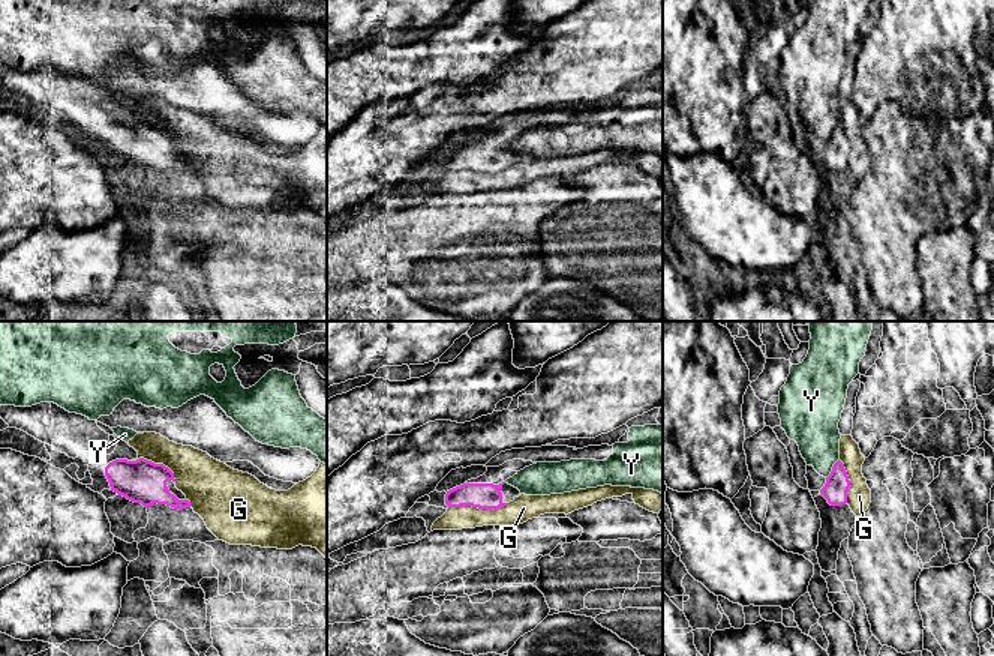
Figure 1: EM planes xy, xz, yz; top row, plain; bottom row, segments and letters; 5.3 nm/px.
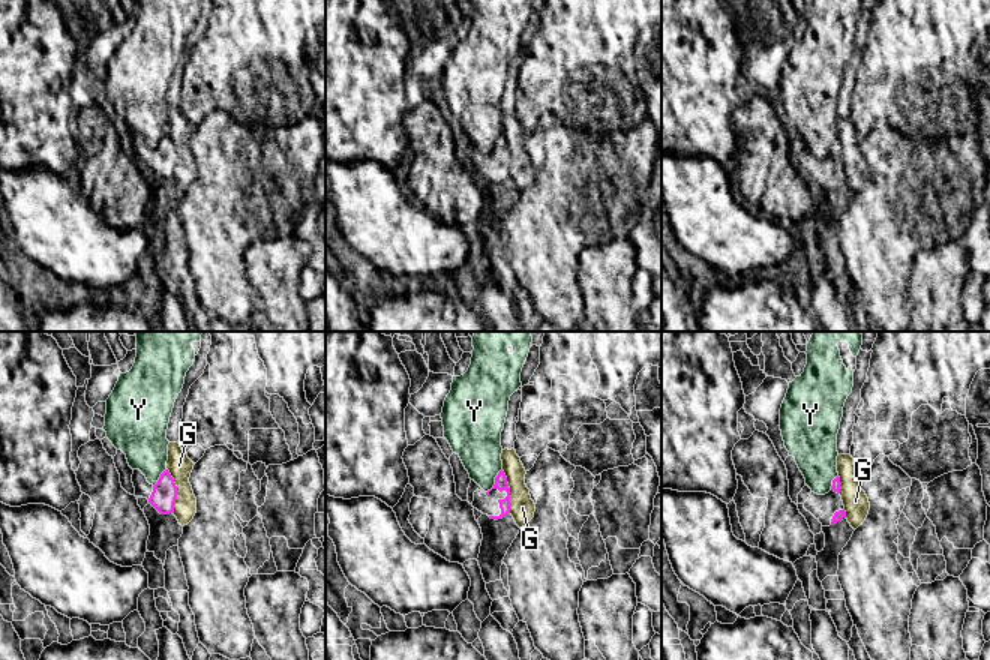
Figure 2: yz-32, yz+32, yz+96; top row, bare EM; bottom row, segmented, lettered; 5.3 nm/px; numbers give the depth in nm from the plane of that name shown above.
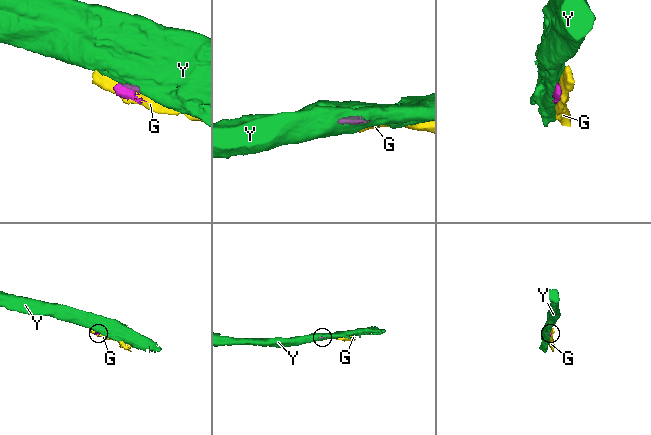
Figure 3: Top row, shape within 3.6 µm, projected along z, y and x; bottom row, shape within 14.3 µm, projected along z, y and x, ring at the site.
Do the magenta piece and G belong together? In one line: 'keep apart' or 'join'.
keep apart

